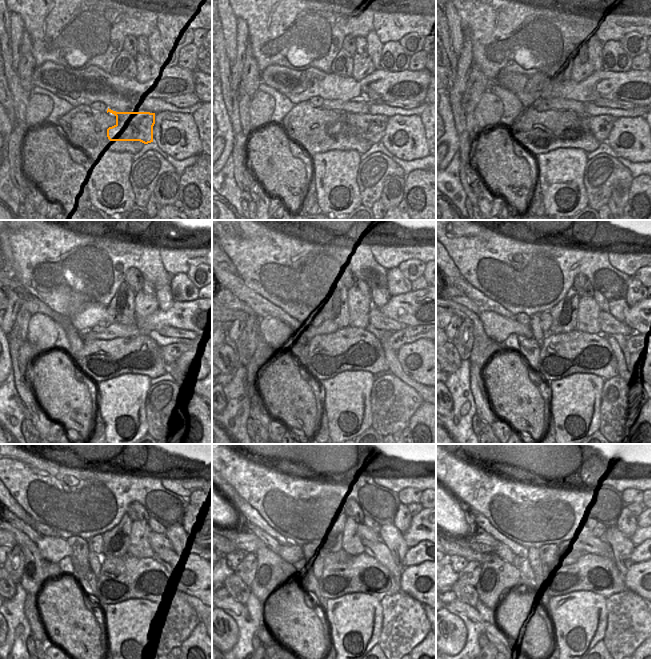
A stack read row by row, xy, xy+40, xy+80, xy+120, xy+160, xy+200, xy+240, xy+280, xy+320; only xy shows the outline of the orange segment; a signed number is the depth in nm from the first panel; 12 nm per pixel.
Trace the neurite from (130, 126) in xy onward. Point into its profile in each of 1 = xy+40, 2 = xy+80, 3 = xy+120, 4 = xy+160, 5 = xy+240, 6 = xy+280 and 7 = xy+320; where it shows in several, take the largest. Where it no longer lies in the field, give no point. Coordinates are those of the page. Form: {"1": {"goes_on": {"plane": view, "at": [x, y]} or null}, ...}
{"1": {"goes_on": {"plane": "xy+40", "at": [371, 127]}}, "2": {"goes_on": {"plane": "xy+80", "at": [600, 126]}}, "3": {"goes_on": {"plane": "xy+120", "at": [169, 336]}}, "4": {"goes_on": {"plane": "xy+160", "at": [407, 335]}}, "5": {"goes_on": {"plane": "xy+240", "at": [190, 554]}}, "6": {"goes_on": {"plane": "xy+280", "at": [415, 555]}}, "7": {"goes_on": {"plane": "xy+320", "at": [639, 554]}}}

